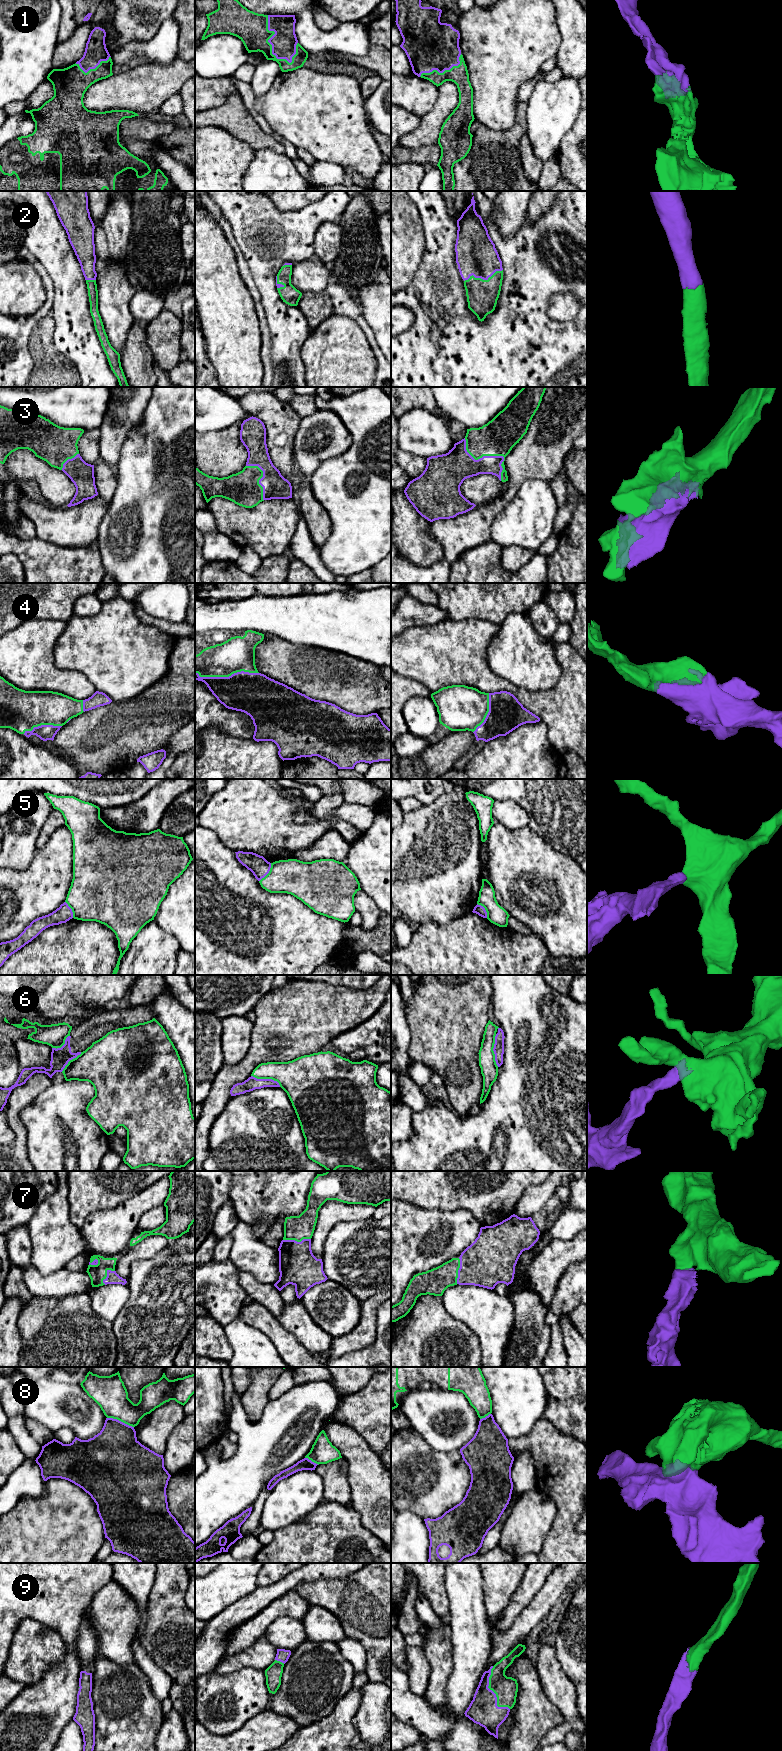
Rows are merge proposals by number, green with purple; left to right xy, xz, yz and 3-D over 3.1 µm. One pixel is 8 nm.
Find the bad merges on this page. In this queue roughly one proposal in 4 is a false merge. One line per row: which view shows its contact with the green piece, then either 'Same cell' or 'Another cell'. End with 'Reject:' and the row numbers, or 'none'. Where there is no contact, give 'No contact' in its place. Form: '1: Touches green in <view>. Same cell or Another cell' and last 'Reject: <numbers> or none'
1: Touches green in xz. Same cell
2: Touches green in yz. Same cell
3: Touches green in yz. Same cell
4: Touches green in xz. Same cell
5: Touches green in xz. Another cell
6: Touches green in yz. Another cell
7: Touches green in xz. Same cell
8: Touches green in xy. Another cell
9: Touches green in yz. Same cell
Reject: 5, 6, 8

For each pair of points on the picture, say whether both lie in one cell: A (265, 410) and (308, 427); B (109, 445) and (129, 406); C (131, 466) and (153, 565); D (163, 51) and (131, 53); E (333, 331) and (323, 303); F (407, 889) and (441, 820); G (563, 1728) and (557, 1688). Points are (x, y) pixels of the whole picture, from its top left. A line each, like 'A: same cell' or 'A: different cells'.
A: different cells
B: same cell
C: same cell
D: same cell
E: different cells
F: same cell
G: same cell

